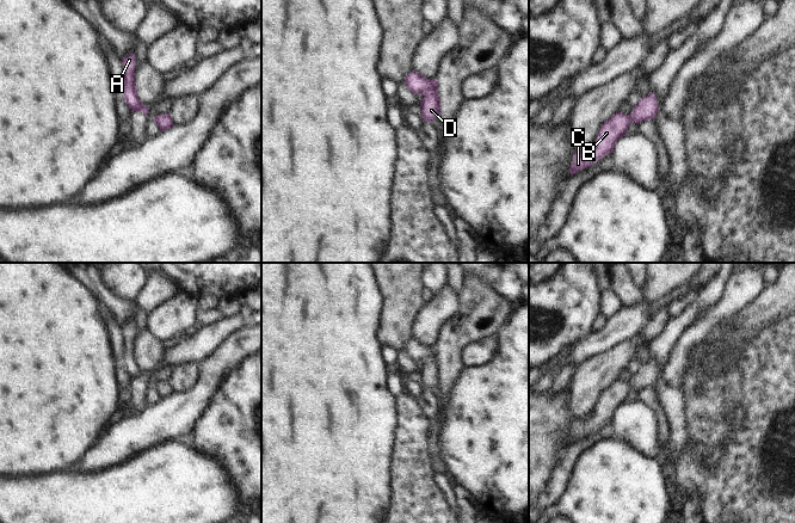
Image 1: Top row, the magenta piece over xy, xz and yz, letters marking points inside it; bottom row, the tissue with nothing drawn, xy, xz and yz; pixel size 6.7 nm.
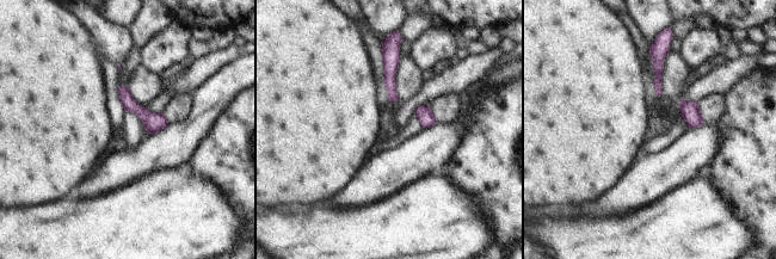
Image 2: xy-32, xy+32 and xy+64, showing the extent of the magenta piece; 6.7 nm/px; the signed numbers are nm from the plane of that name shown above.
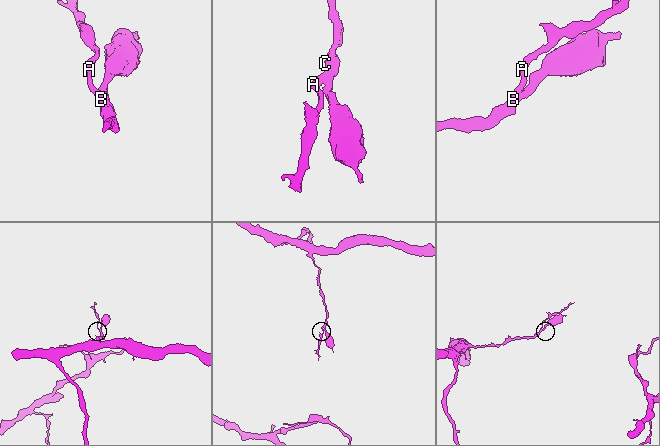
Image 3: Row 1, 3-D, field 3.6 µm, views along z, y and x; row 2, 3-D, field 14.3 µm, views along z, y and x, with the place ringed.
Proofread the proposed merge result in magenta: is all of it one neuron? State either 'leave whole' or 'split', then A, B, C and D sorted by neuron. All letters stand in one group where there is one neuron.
leave whole | A B C D

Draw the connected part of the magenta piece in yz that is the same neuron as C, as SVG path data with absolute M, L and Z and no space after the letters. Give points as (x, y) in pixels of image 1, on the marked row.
M649 92L647 97L642 97L636 105L634 105L630 115L616 112L602 125L596 142L591 152L583 156L578 150L573 155L573 162L569 168L571 176L578 171L596 164L603 156L614 152L616 142L627 134L629 124L640 124L643 121L653 119L659 112L658 99L654 93Z

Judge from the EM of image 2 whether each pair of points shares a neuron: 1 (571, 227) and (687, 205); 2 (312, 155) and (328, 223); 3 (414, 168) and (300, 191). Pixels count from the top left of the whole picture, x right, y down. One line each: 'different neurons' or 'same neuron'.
1: same neuron
2: different neurons
3: different neurons

